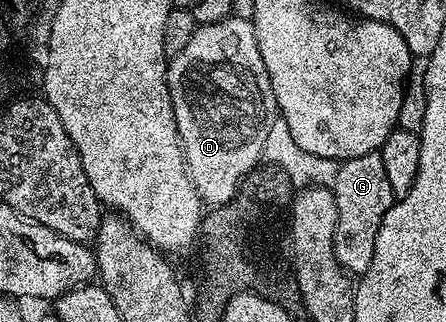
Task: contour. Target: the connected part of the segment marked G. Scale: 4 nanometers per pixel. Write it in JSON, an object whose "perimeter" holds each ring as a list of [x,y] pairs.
{"perimeter":[[[379,152],[362,154],[362,158],[350,158],[340,164],[336,180],[331,184],[334,202],[338,206],[338,222],[334,230],[334,254],[349,274],[363,274],[374,258],[374,244],[382,218],[391,210],[394,197],[390,178],[386,178],[386,166]]]}

